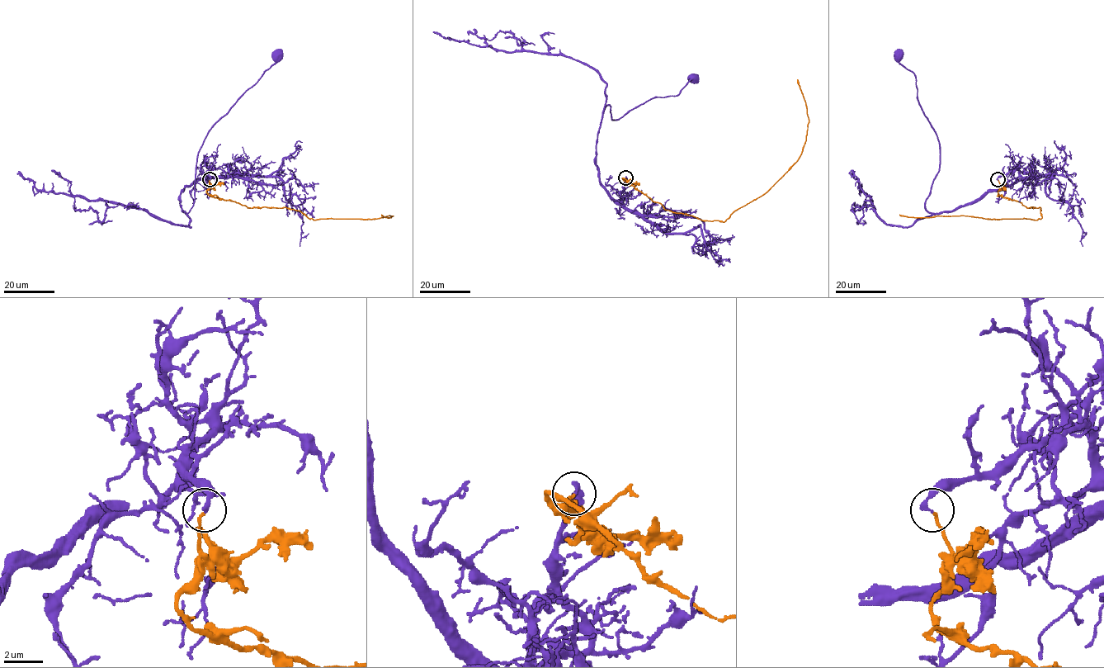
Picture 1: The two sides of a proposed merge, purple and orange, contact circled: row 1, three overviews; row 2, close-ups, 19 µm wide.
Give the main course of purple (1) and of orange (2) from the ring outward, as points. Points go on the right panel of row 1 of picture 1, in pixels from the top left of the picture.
1: (997, 180), (1014, 169), (1021, 177), (951, 210), (927, 210), (939, 141), (899, 54)
2: (997, 180), (1000, 196), (1030, 207), (1040, 207), (1041, 217), (1035, 220), (960, 215), (917, 217), (899, 215)

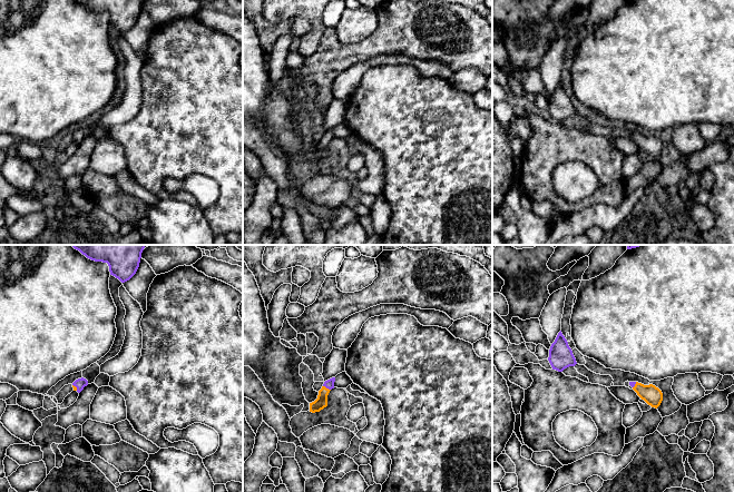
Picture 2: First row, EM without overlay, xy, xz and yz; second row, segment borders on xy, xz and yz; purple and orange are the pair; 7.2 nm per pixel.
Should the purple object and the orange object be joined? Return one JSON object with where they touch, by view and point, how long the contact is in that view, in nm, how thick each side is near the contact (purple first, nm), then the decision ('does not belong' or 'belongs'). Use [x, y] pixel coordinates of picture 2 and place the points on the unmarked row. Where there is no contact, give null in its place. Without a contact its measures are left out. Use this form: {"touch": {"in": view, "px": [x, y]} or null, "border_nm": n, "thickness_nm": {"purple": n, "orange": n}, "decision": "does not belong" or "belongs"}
{"touch": {"in": "xz", "px": [326, 138]}, "border_nm": 70, "thickness_nm": {"purple": 70, "orange": 90}, "decision": "does not belong"}

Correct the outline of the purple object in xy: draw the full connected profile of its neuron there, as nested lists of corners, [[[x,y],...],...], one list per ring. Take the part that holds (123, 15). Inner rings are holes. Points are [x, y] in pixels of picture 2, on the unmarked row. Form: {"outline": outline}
{"outline": [[[77,0],[87,9],[107,13],[110,26],[121,33],[129,31],[137,22],[144,0]]]}

